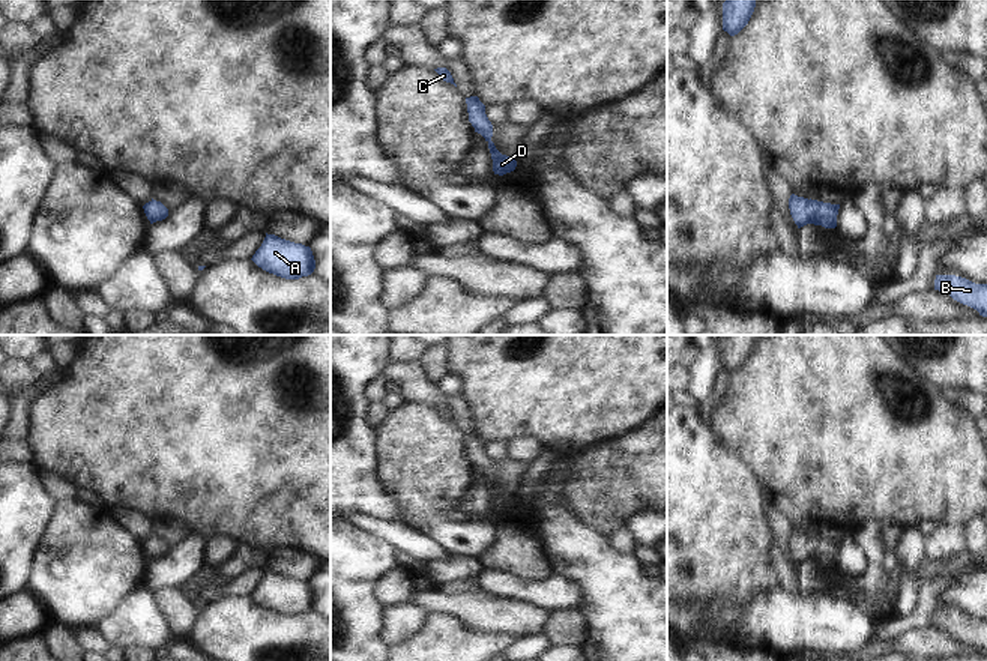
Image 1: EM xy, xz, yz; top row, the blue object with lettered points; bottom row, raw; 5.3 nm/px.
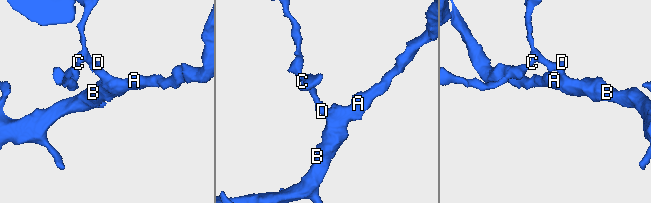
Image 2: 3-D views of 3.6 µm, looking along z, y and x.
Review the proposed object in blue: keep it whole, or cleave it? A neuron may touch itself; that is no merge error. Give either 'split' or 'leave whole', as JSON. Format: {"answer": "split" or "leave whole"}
{"answer": "leave whole"}

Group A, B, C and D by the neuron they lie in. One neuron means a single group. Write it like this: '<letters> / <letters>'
A B C D

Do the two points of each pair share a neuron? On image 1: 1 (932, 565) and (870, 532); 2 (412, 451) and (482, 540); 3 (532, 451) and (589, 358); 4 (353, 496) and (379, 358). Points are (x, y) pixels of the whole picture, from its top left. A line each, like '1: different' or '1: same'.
1: same
2: same
3: different
4: same

